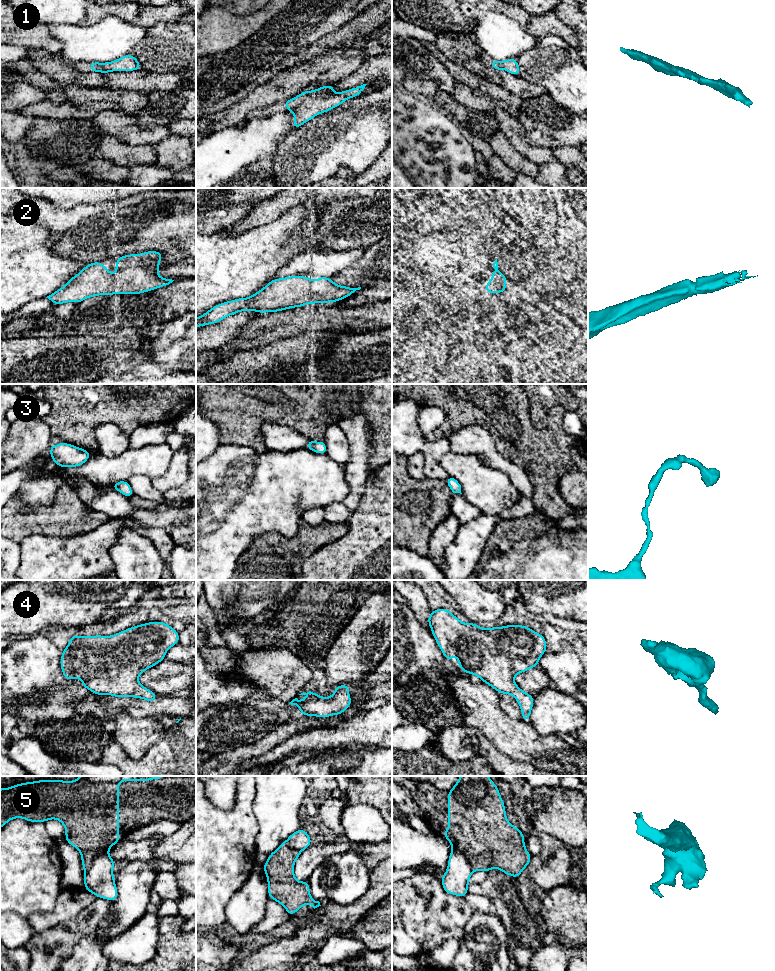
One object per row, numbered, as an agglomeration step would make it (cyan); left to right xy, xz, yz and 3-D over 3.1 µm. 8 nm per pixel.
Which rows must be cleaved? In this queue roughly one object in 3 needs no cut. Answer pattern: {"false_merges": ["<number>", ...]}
{"false_merges": ["5"]}

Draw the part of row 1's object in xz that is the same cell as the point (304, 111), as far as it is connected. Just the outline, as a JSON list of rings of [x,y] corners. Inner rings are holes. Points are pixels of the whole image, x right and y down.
[[[367,84],[340,93],[333,92],[335,85],[323,86],[314,91],[304,90],[303,93],[284,102],[284,106],[295,115],[294,129],[299,128],[318,114],[341,105],[347,99],[359,96]]]

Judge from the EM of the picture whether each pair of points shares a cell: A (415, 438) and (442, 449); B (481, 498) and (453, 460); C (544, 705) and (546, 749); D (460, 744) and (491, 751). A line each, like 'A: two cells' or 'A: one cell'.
A: one cell
B: one cell
C: two cells
D: one cell

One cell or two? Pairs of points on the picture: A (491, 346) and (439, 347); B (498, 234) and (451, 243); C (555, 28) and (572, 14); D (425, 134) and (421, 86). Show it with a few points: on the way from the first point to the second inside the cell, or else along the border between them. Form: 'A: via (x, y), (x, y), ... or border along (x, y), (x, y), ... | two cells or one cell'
A: via (478, 339), (458, 336), (452, 342) | one cell
B: border along (465, 219), (465, 222), (477, 234), (482, 246) | two cells
C: border along (552, 12), (577, 34) | two cells
D: border along (404, 88), (414, 95) | two cells

